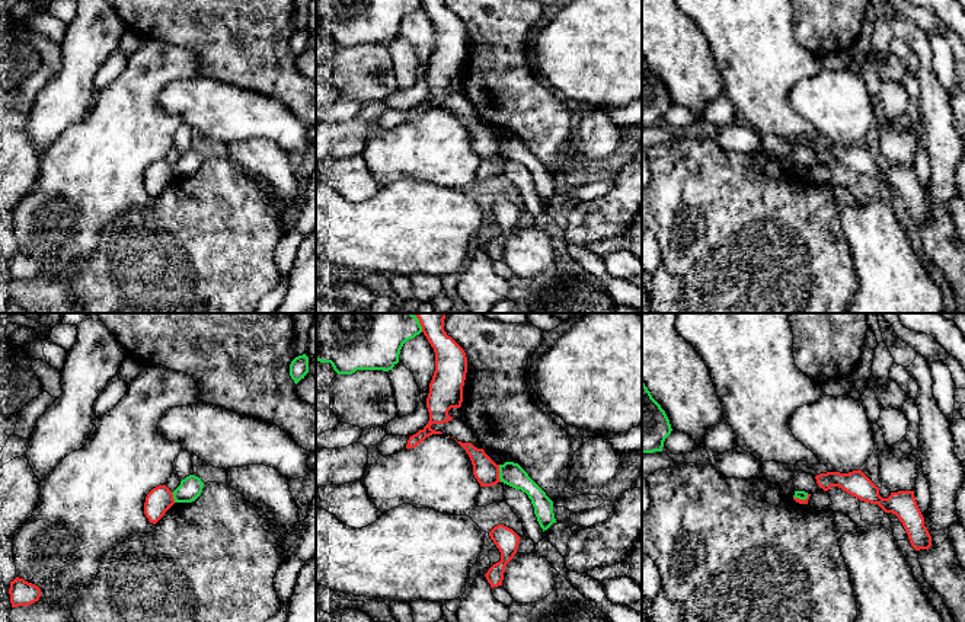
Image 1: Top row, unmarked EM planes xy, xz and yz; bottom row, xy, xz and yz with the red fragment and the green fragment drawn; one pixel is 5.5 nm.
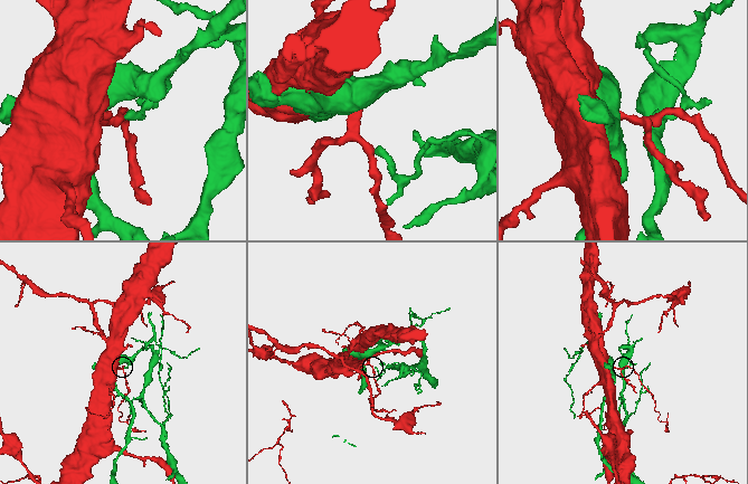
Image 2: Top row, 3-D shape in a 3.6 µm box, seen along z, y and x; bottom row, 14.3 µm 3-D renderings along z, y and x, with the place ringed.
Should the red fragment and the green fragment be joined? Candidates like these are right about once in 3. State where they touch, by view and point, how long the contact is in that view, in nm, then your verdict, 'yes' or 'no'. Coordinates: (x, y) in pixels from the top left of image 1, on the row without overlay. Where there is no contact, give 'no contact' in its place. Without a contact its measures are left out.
xz (498, 147) | 100 nm | no

